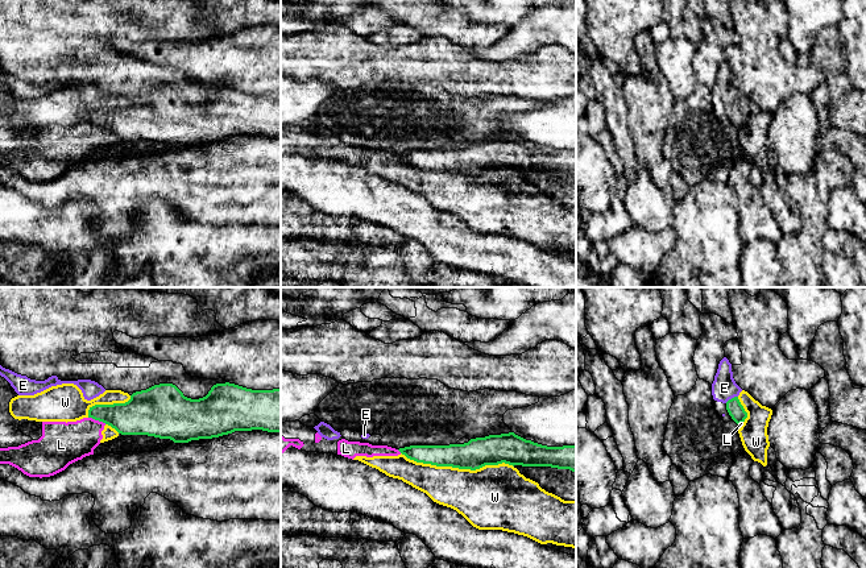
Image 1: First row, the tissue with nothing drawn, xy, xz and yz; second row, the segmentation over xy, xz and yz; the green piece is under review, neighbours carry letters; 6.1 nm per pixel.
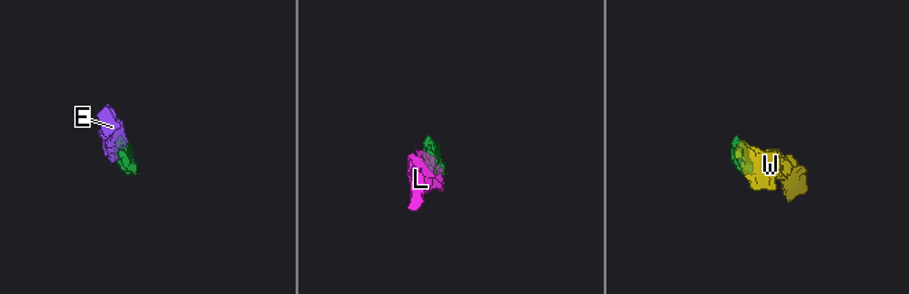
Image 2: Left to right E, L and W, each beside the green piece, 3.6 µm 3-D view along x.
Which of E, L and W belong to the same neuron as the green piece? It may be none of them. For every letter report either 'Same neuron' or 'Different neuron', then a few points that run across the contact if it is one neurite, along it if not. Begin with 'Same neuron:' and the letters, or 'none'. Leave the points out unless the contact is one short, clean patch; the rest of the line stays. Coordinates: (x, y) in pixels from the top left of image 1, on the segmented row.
Same neuron: E
E: Same neuron. Line: yz (736, 410), (732, 398), (724, 388)
L: Different neuron. Line: xy (88, 417), (106, 423)
W: Different neuron

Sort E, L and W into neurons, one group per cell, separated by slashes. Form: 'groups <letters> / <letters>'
groups E / L W

